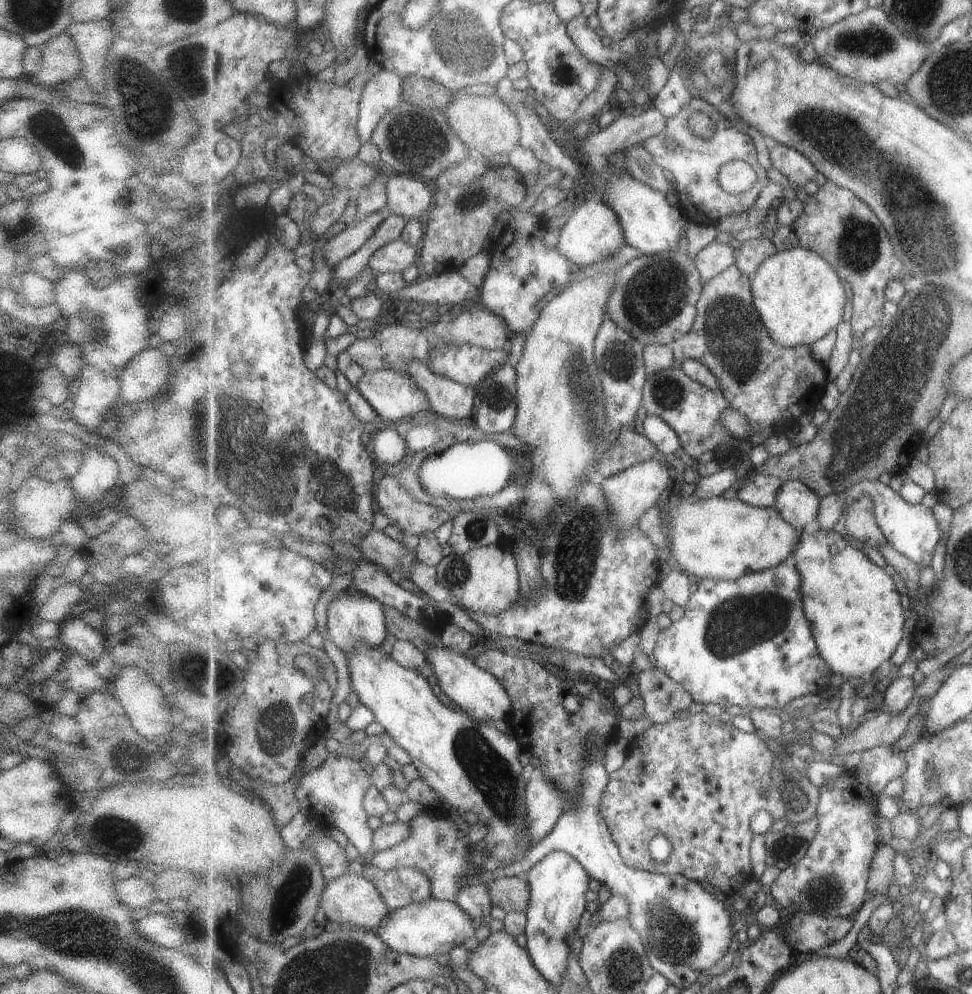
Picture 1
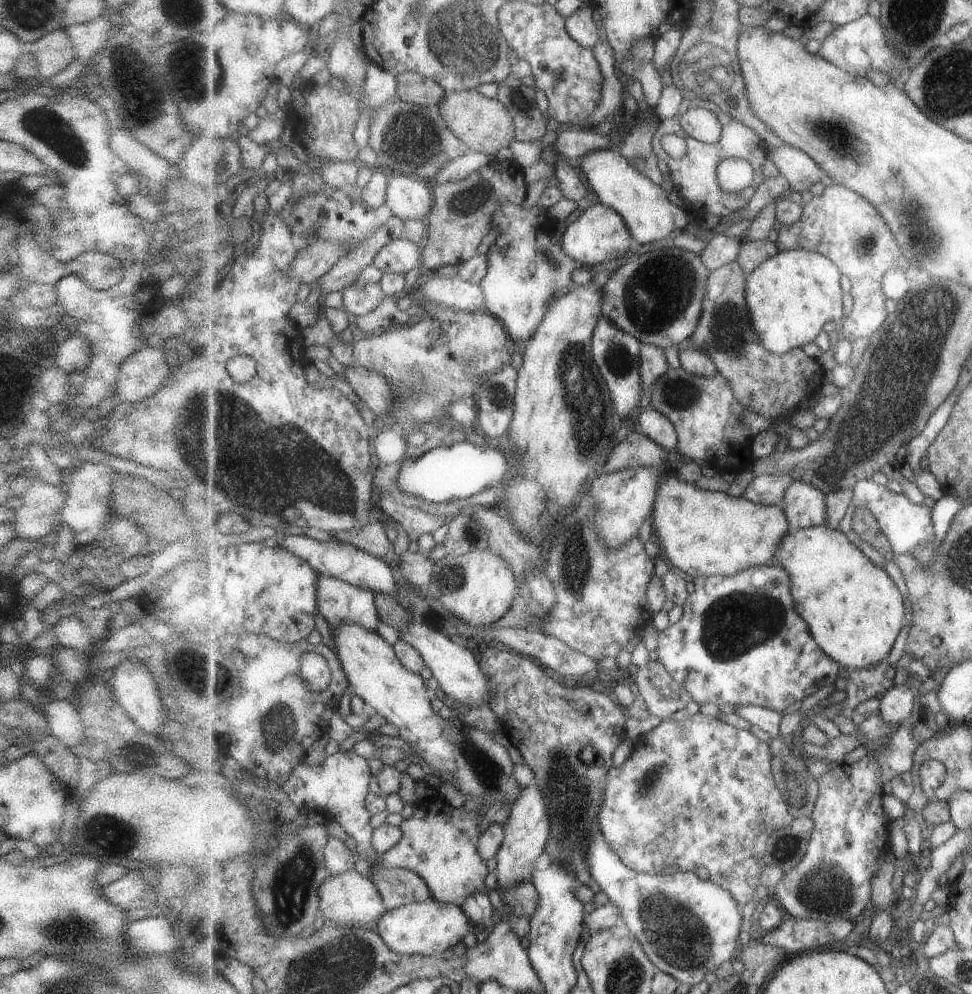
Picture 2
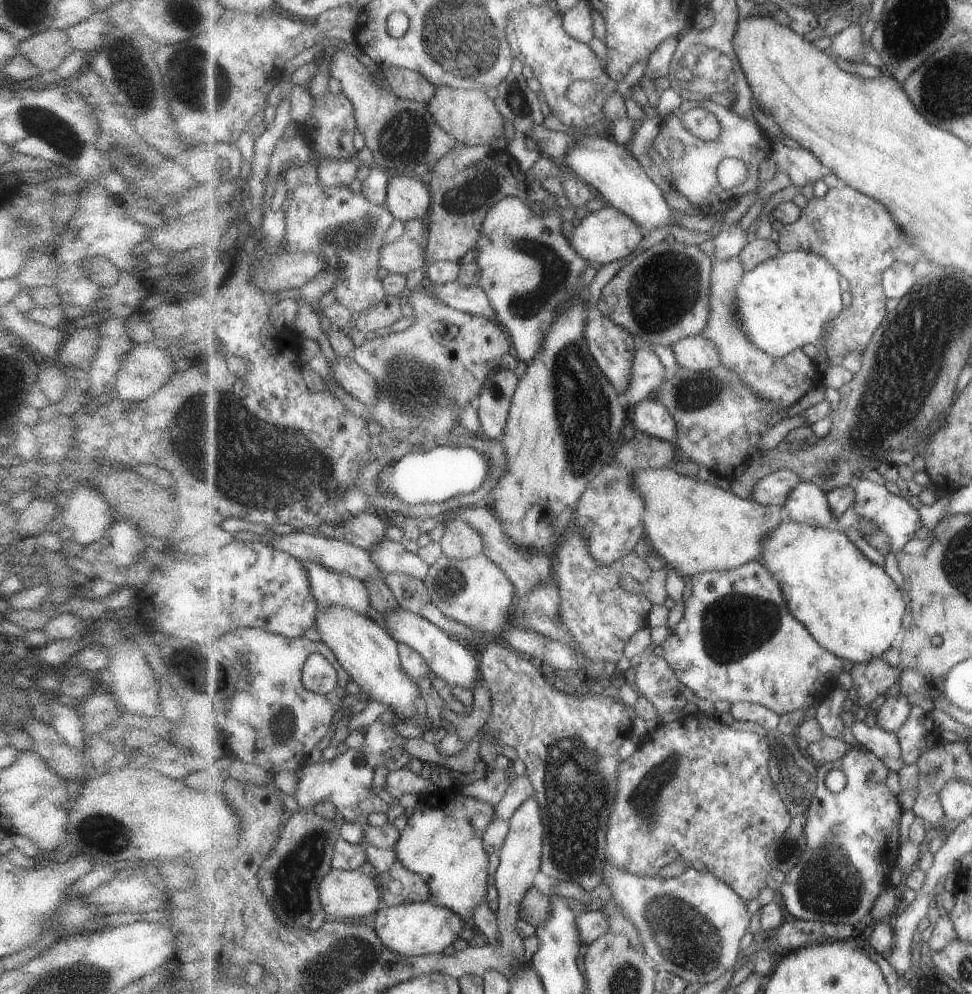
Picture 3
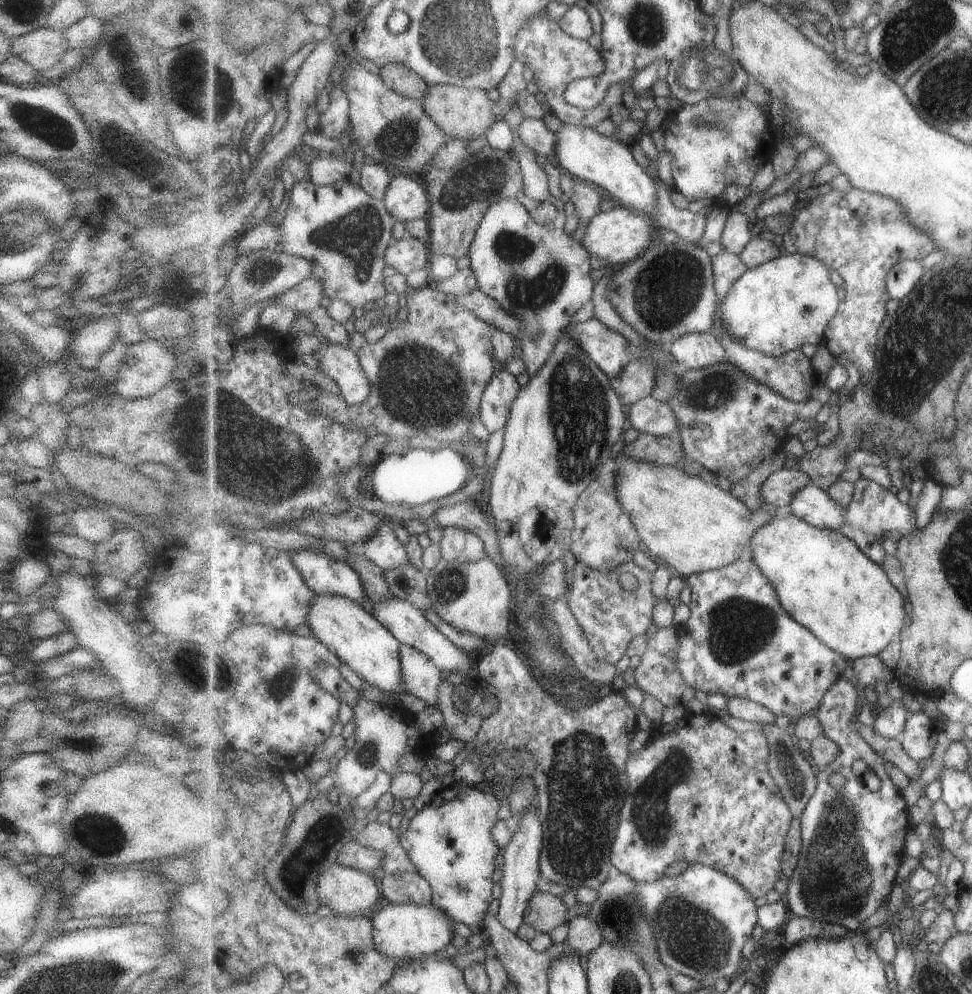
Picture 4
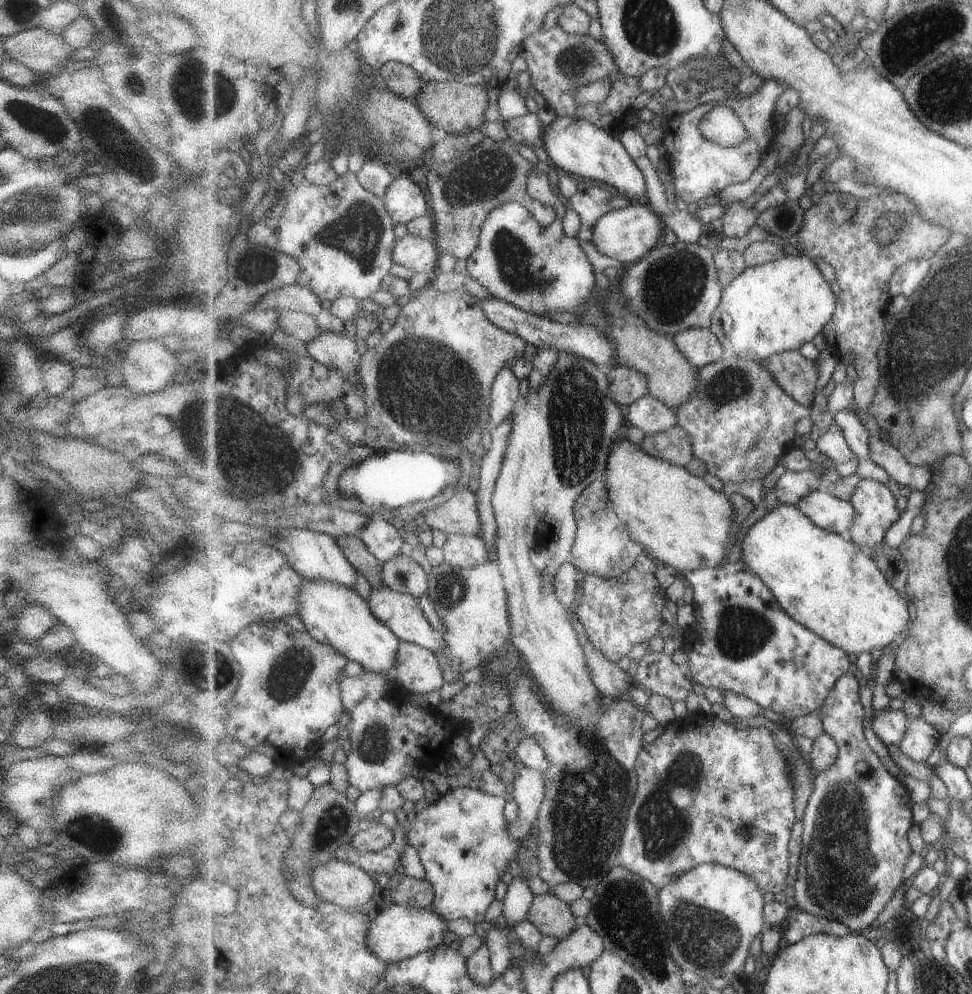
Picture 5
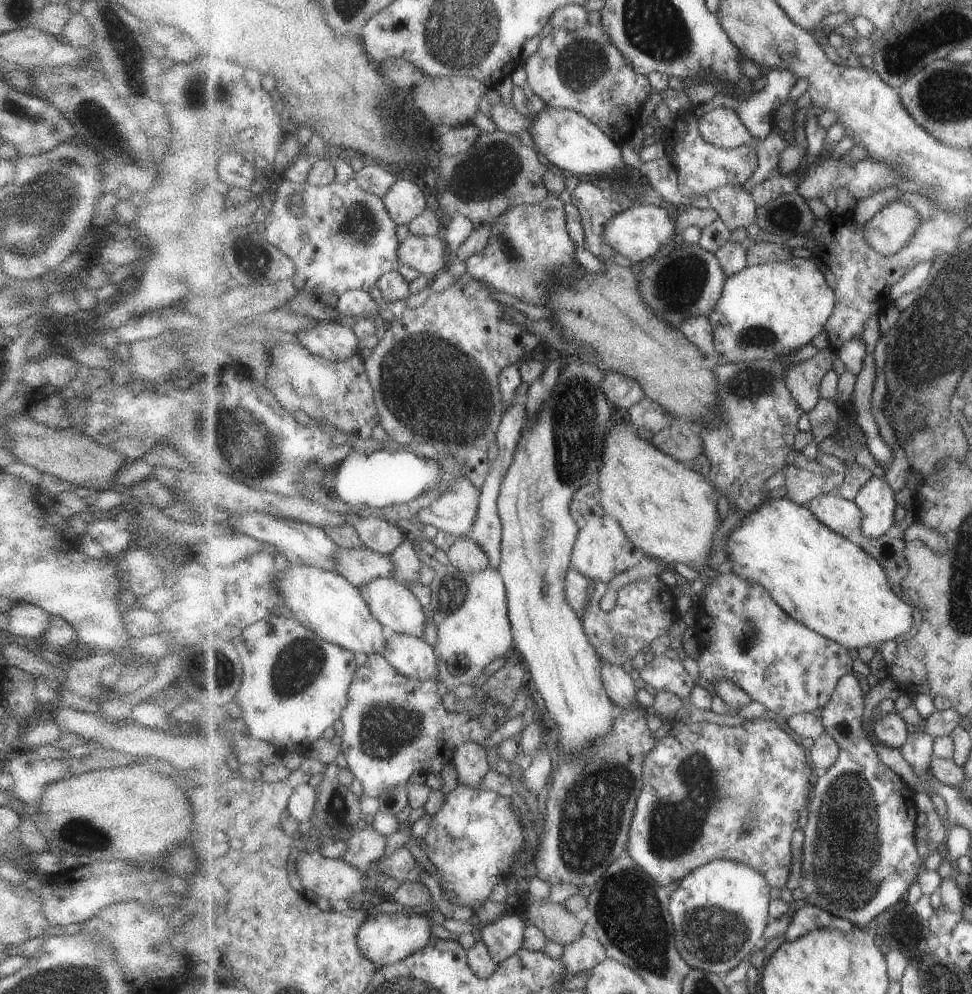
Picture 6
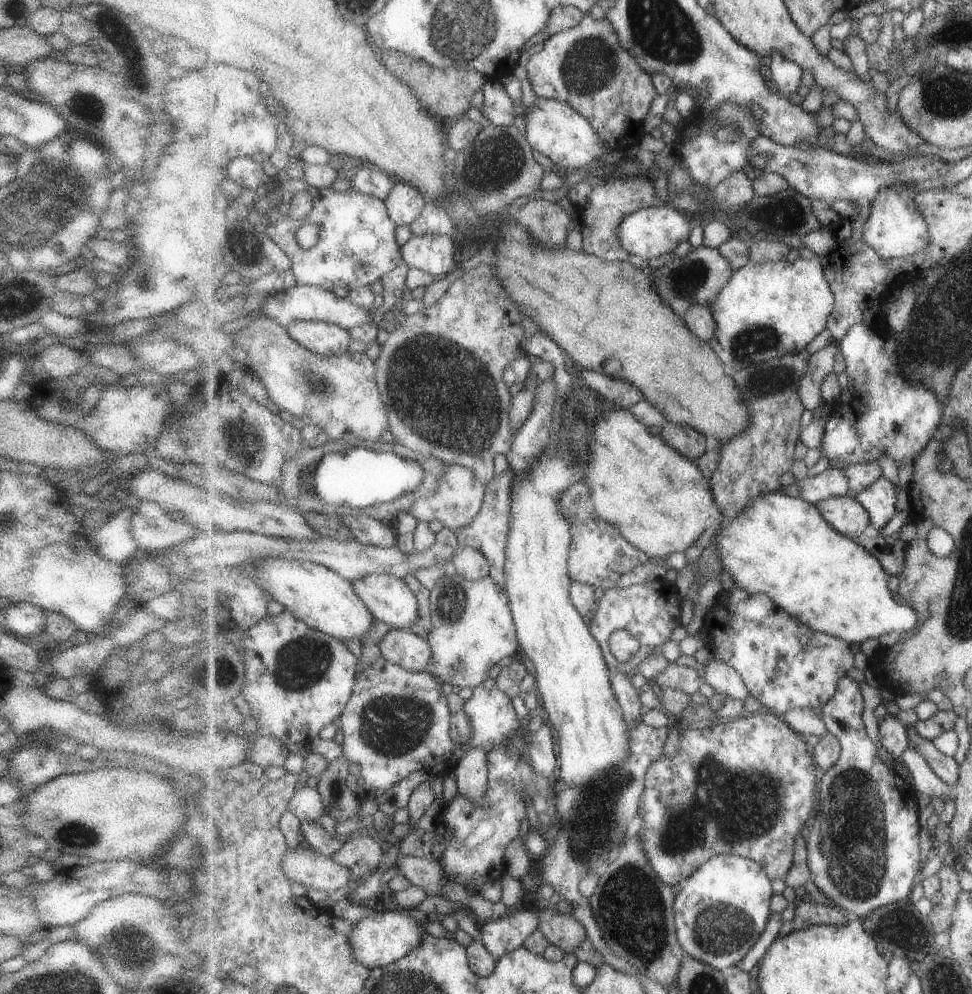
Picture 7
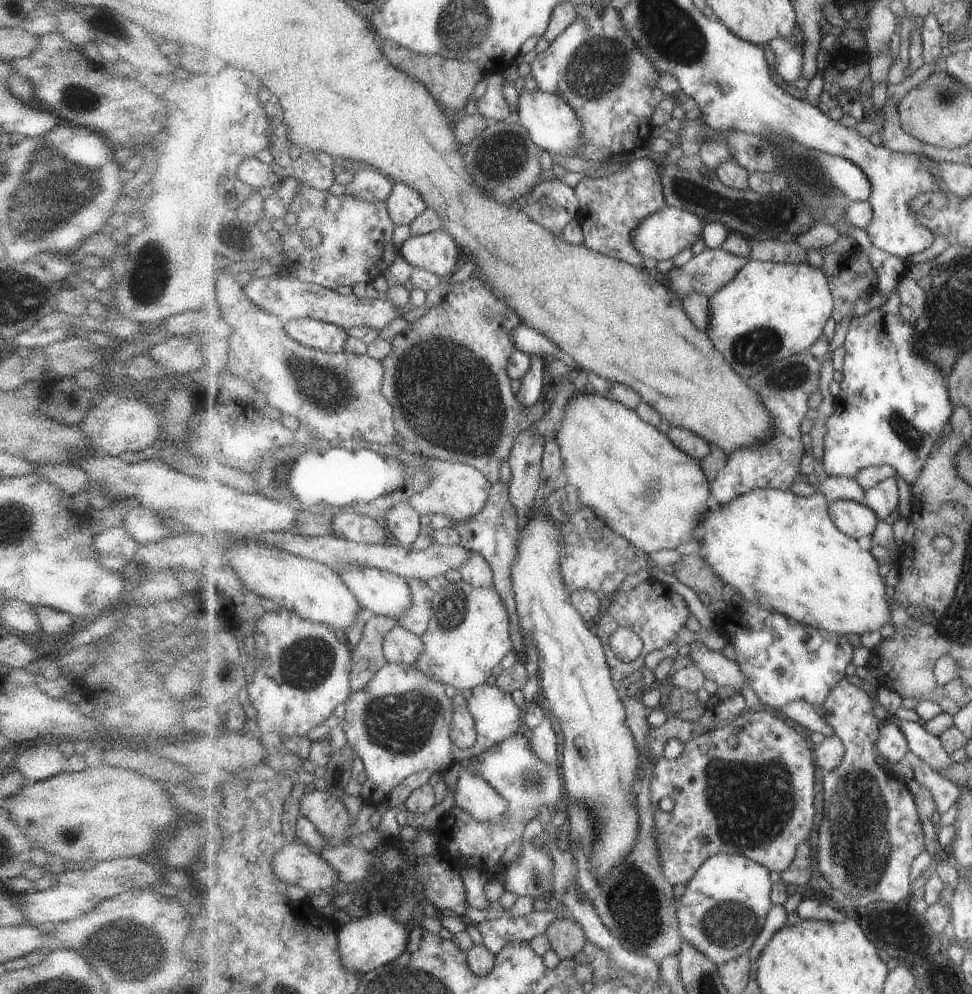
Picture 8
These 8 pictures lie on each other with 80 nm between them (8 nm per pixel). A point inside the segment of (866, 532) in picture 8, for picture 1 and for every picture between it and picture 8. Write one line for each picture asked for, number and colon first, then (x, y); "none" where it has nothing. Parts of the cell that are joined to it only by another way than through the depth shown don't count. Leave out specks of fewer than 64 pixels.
1: (799, 504)
2: (805, 505)
3: (808, 504)
4: (813, 504)
5: (837, 515)
6: (842, 515)
7: (846, 515)

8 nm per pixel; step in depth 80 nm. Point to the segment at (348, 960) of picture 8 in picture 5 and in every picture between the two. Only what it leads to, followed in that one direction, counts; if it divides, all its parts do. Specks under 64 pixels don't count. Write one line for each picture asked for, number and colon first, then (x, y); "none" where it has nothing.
5: (397, 932)
6: (385, 938)
7: (380, 939)

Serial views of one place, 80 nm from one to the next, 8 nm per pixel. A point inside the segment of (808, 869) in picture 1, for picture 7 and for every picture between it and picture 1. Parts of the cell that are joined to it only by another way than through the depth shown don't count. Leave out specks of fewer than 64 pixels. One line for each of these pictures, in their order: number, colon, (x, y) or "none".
2: (850, 837)
3: (852, 837)
4: (853, 837)
5: (854, 847)
6: (860, 850)
7: (863, 844)

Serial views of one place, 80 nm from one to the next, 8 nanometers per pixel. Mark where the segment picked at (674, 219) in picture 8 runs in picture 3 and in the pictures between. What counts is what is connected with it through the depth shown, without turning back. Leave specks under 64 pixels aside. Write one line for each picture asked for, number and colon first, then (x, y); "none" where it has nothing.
3: (608, 234)
4: (620, 235)
5: (628, 234)
6: (639, 233)
7: (650, 232)

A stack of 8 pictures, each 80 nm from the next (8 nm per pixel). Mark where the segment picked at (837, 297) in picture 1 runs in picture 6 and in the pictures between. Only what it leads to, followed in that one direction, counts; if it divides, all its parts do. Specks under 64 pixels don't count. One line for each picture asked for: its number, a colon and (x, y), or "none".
2: (791, 296)
3: (784, 304)
4: (786, 303)
5: (781, 305)
6: (769, 310)

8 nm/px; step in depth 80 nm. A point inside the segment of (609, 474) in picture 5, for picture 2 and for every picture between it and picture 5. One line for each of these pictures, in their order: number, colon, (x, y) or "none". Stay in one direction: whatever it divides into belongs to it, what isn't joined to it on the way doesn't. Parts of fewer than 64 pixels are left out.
2: (702, 532)
3: (696, 527)
4: (691, 525)

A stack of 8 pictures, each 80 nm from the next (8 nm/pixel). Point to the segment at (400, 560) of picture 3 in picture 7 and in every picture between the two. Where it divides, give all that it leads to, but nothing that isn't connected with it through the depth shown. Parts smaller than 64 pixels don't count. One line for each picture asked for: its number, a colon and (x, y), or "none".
4: (384, 548)
5: (383, 538)
6: (377, 533)
7: (369, 530)

